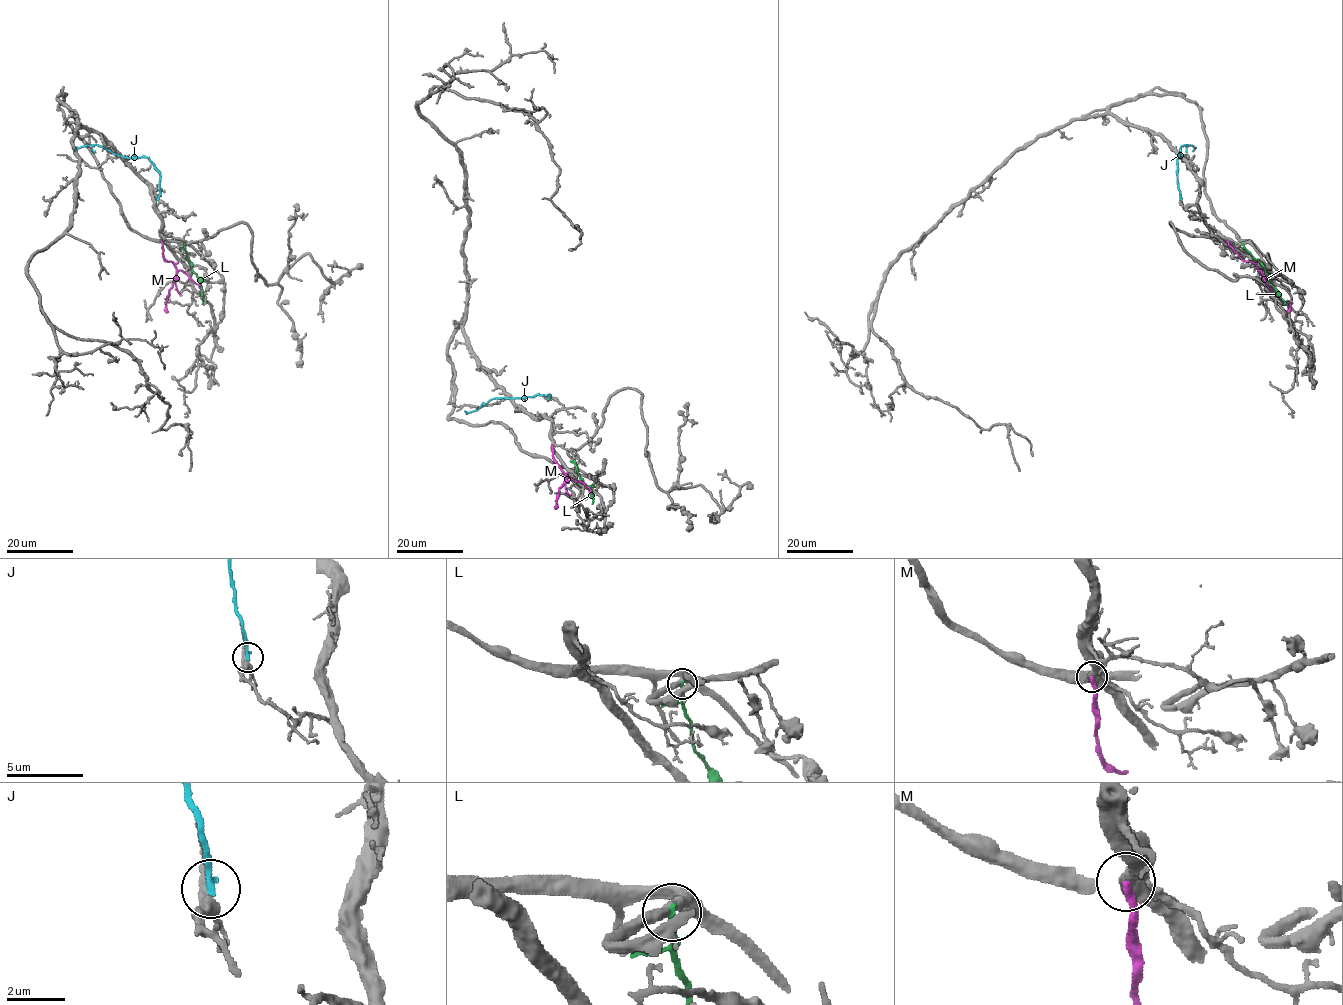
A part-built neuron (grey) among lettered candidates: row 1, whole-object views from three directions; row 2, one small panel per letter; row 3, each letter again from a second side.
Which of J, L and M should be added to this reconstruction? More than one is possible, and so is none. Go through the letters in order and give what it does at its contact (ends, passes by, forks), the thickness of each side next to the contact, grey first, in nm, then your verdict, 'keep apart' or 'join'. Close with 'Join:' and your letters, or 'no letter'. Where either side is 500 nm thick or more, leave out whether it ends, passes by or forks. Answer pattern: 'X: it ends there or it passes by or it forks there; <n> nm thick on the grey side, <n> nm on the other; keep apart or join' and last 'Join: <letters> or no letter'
J: it ends there; 320 nm thick on the grey side, 240 nm on the other; keep apart
L: it ends there; 360 nm thick on the grey side, 190 nm on the other; keep apart
M: it ends there; 440 nm thick on the grey side, 280 nm on the other; keep apart
Join: no letter

